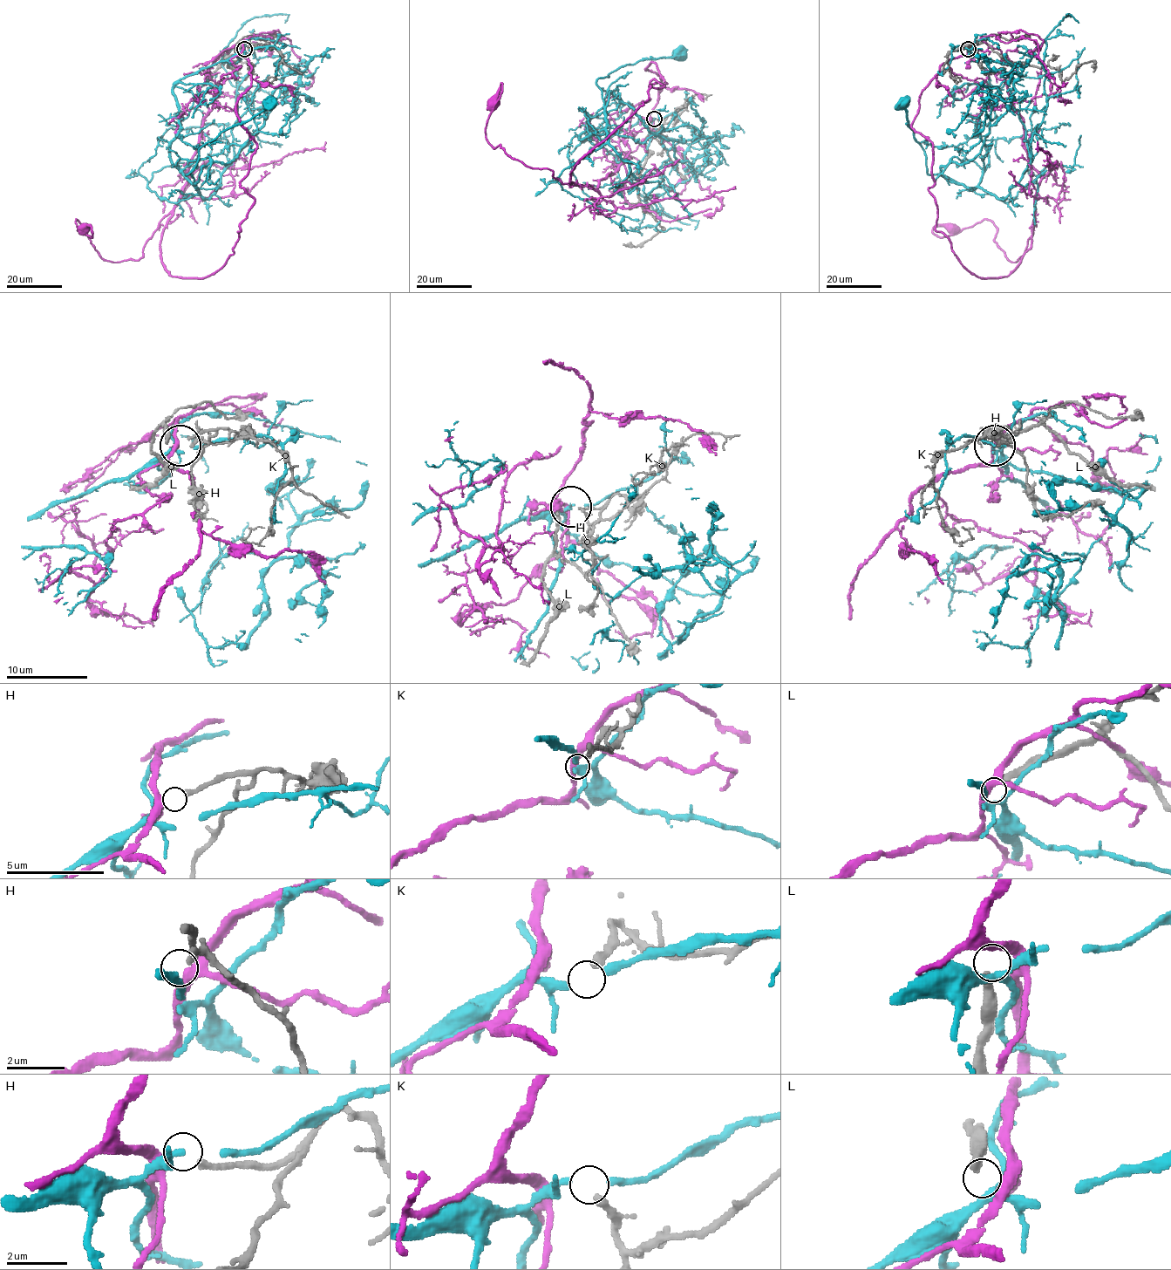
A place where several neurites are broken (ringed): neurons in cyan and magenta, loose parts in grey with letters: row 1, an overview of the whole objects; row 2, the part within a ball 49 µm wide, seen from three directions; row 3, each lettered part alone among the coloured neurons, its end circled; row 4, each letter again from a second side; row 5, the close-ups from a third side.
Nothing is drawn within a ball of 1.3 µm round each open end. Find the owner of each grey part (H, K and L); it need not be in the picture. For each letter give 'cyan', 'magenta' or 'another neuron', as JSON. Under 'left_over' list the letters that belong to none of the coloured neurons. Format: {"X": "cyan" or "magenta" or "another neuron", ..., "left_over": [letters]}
{"H": "magenta", "K": "another neuron", "L": "another neuron", "left_over": ["K", "L"]}

